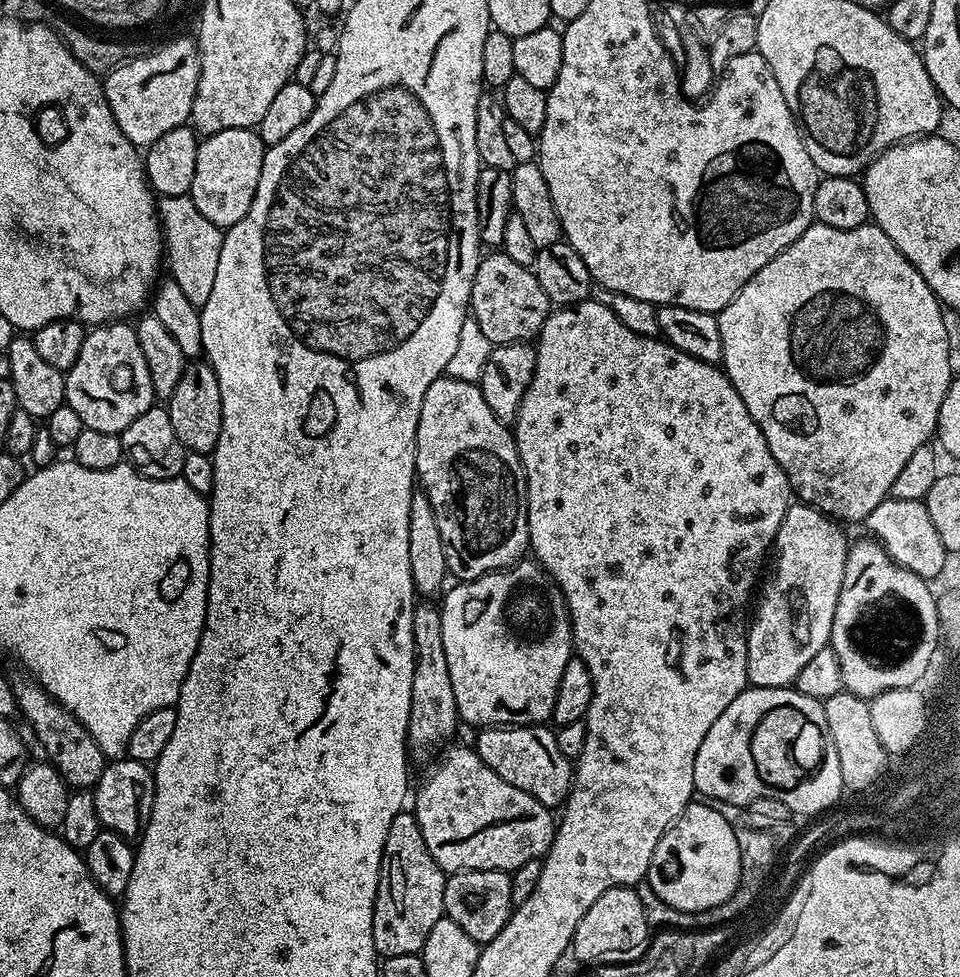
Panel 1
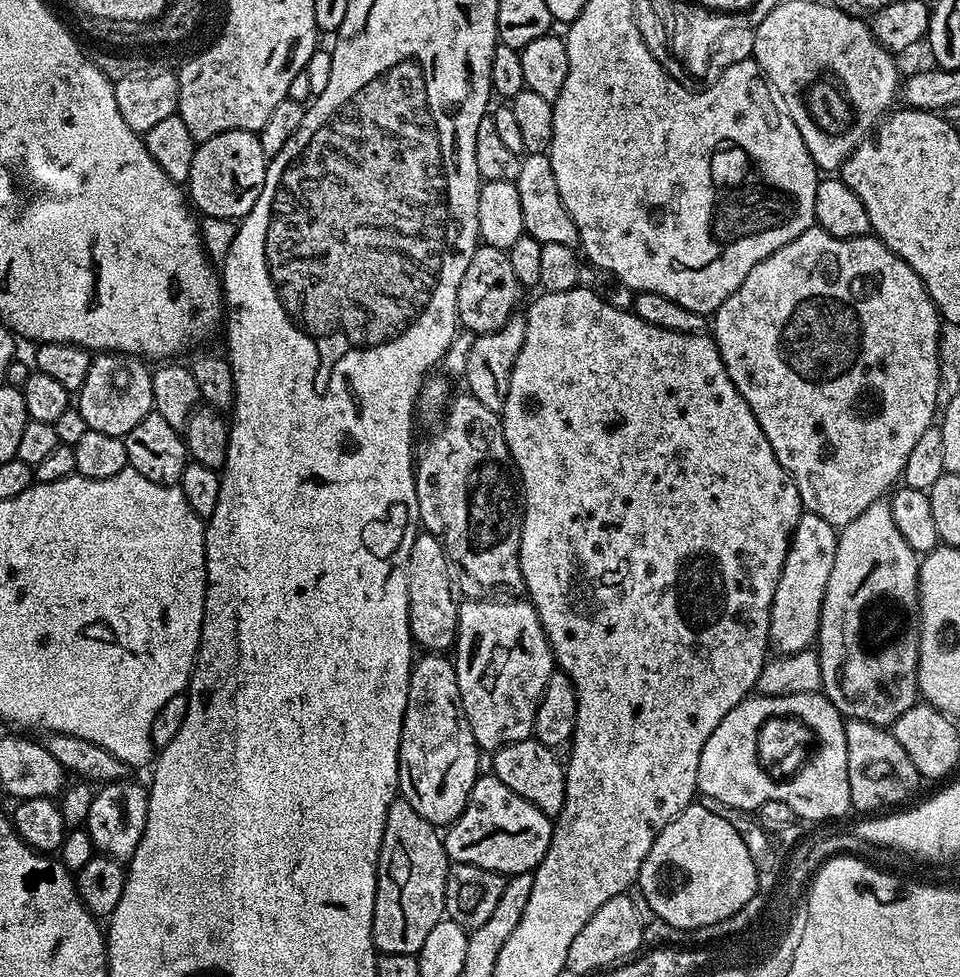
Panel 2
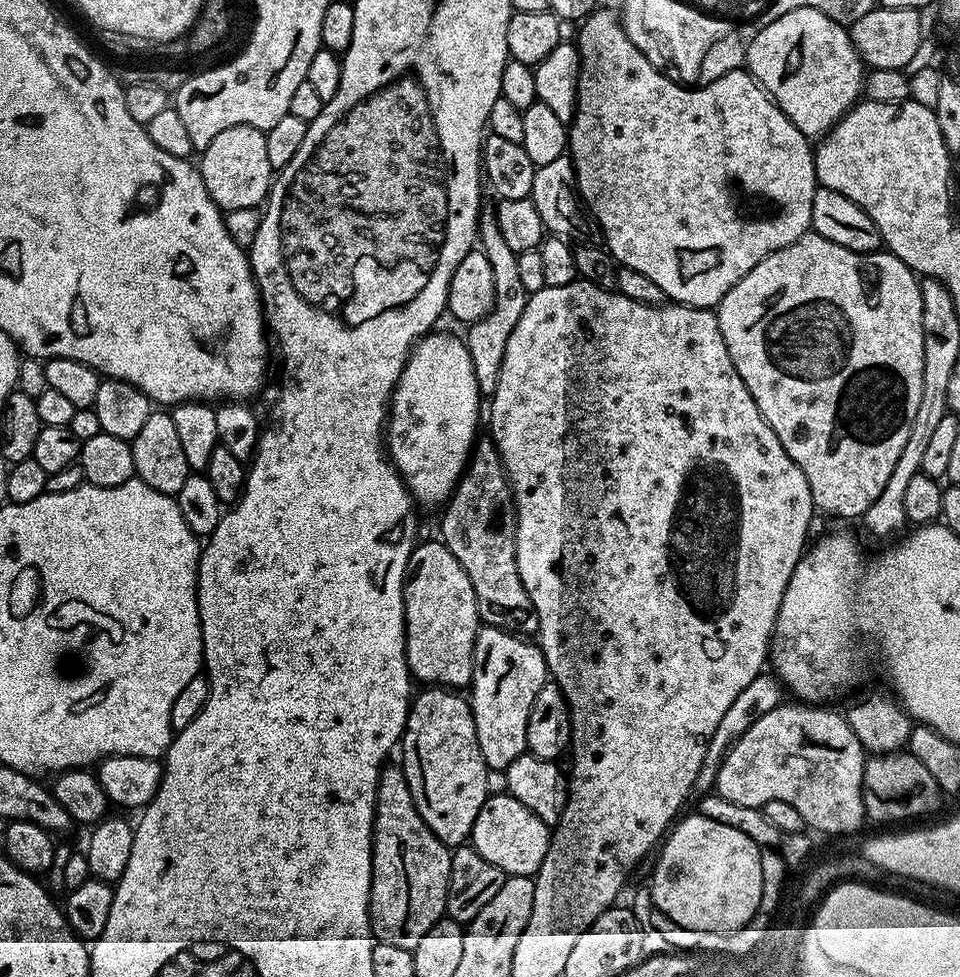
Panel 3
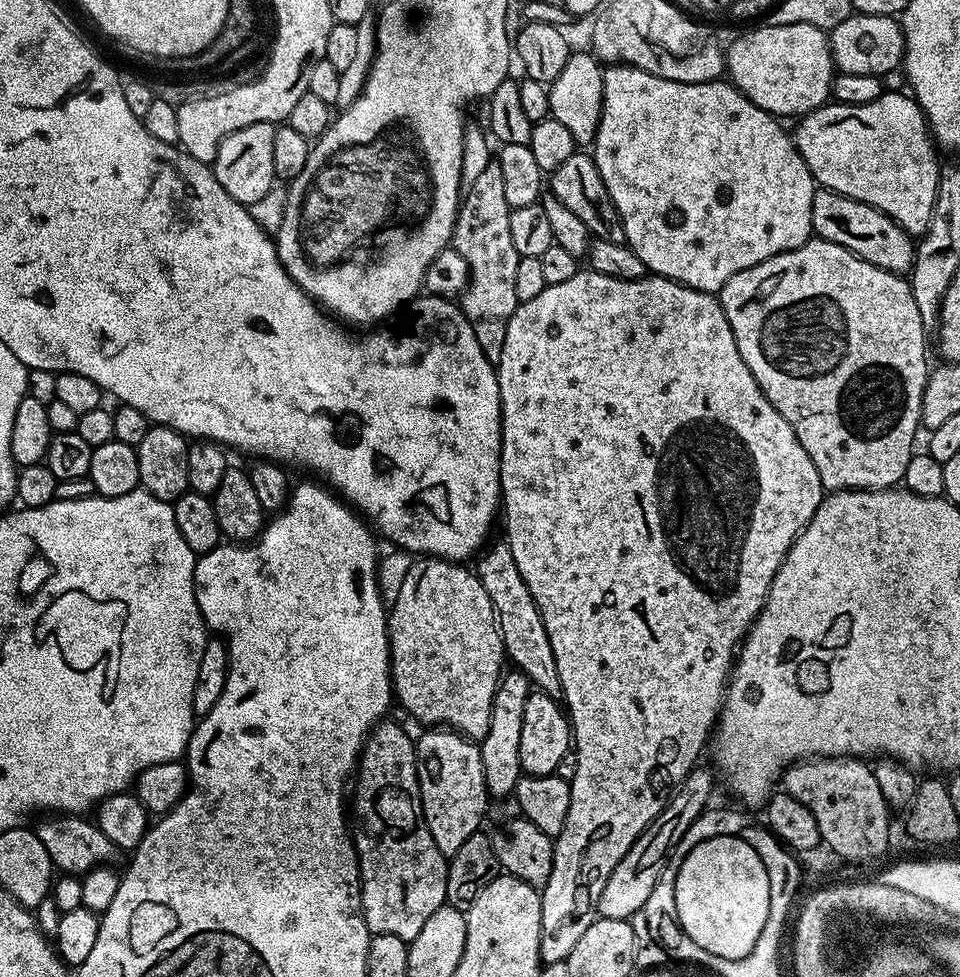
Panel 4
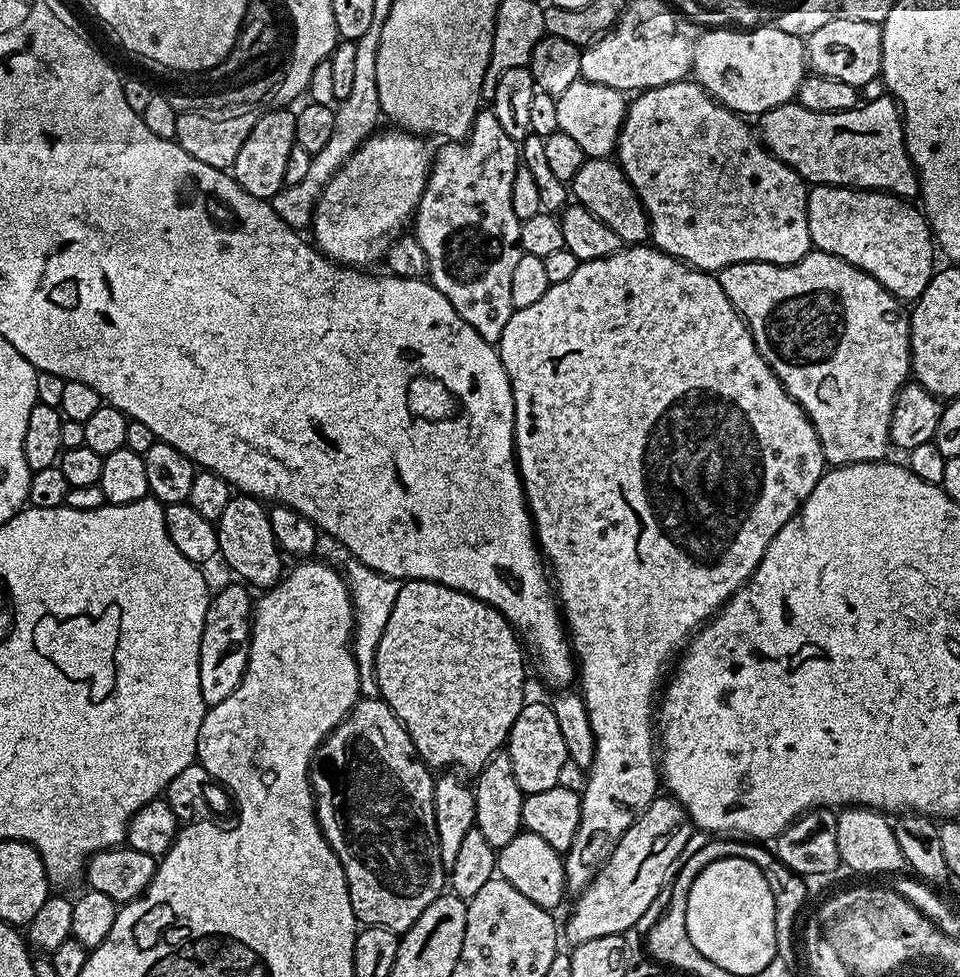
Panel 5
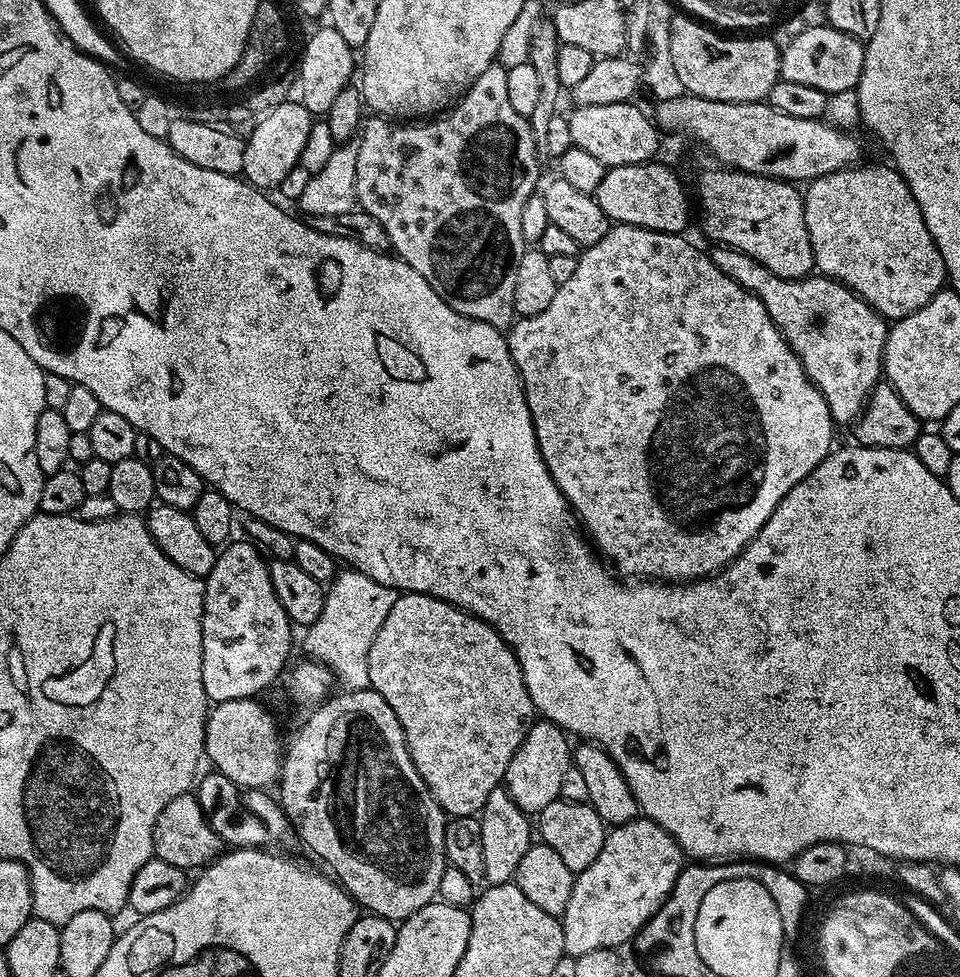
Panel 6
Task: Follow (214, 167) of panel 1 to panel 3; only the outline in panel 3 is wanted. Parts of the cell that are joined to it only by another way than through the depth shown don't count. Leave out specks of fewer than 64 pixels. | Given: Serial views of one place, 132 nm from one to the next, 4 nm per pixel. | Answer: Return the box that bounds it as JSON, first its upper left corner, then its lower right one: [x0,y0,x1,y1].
[198,126,274,212]

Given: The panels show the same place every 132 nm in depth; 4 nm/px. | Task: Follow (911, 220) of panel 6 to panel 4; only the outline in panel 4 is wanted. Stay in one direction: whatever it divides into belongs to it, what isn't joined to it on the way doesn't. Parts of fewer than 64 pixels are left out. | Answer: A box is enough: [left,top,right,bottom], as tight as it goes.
[812,190,917,274]

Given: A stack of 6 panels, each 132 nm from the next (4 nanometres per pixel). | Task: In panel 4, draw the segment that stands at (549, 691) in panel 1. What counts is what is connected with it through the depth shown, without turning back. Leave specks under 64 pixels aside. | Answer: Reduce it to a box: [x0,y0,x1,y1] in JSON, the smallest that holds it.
[479,670,530,797]

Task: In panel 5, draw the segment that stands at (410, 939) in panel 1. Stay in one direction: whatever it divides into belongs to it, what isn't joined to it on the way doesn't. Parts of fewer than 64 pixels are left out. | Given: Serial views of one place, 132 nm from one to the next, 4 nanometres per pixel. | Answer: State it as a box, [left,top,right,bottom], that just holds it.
[310,698,446,934]

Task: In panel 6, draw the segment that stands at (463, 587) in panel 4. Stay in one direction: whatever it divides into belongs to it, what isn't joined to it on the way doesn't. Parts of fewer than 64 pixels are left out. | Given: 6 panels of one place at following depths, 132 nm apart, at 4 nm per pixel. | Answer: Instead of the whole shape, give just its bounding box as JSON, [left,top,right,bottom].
[370,592,538,817]

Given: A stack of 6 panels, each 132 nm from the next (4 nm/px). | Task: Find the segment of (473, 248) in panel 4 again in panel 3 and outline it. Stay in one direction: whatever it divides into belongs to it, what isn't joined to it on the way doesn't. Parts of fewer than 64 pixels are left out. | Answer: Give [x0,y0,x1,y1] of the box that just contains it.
[463,211,530,394]

